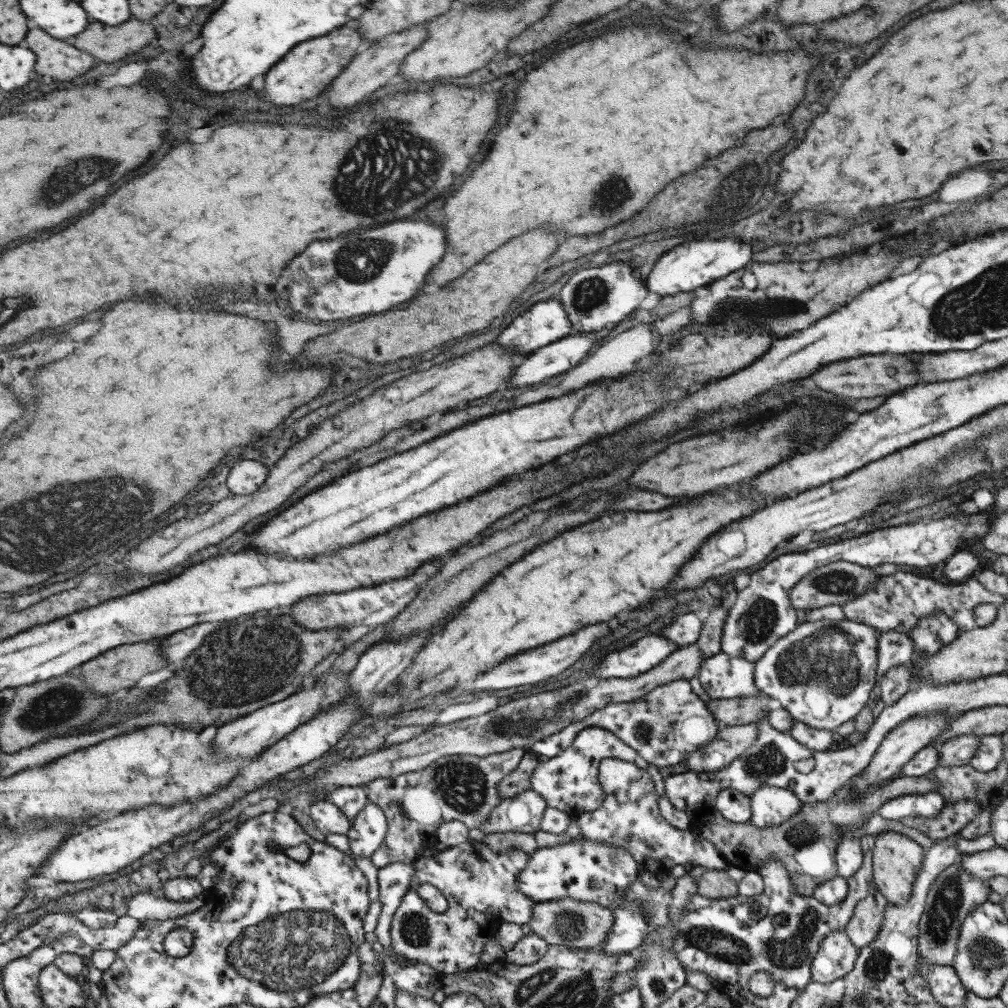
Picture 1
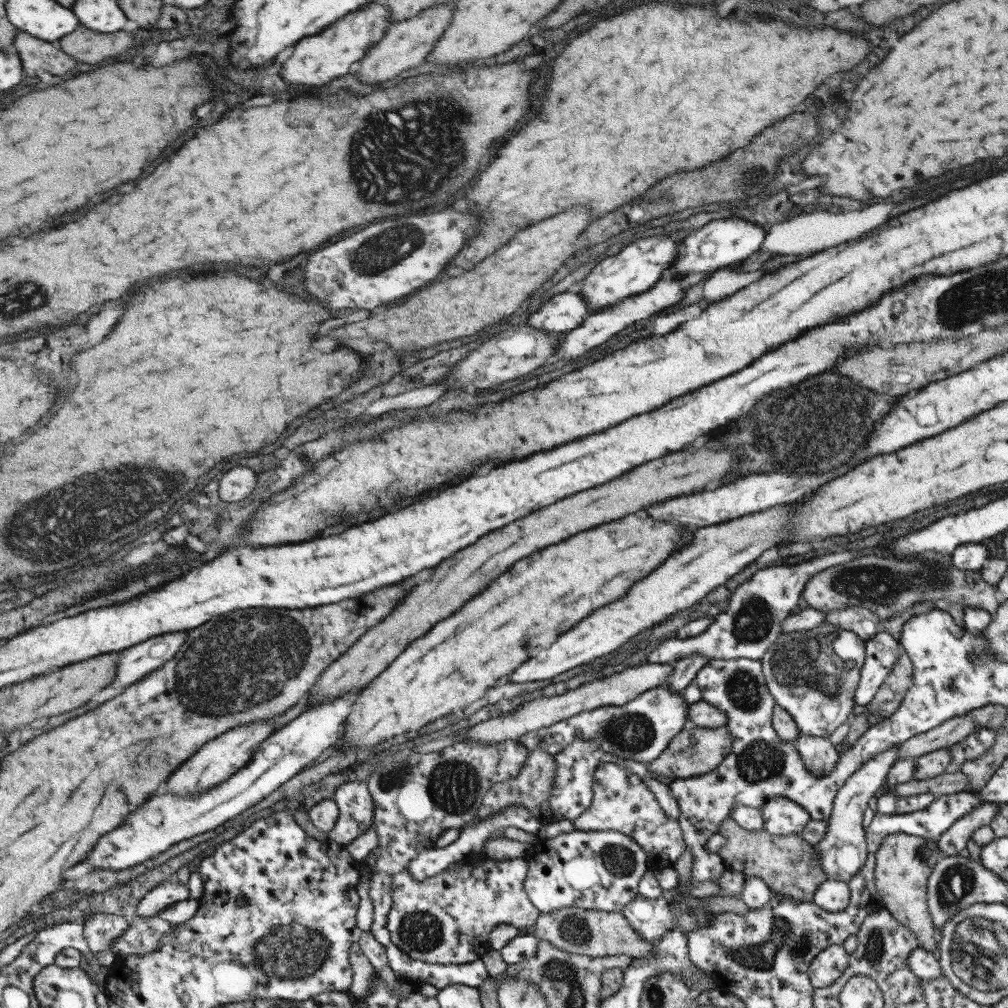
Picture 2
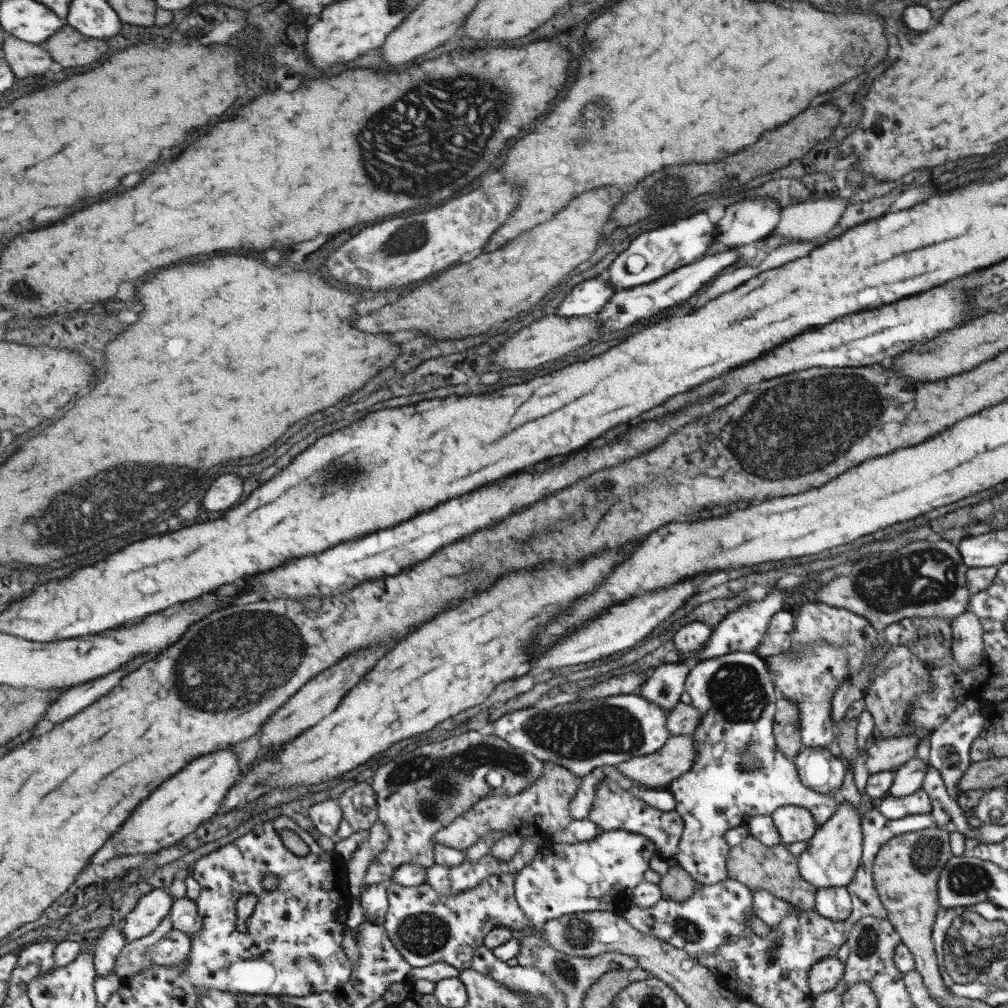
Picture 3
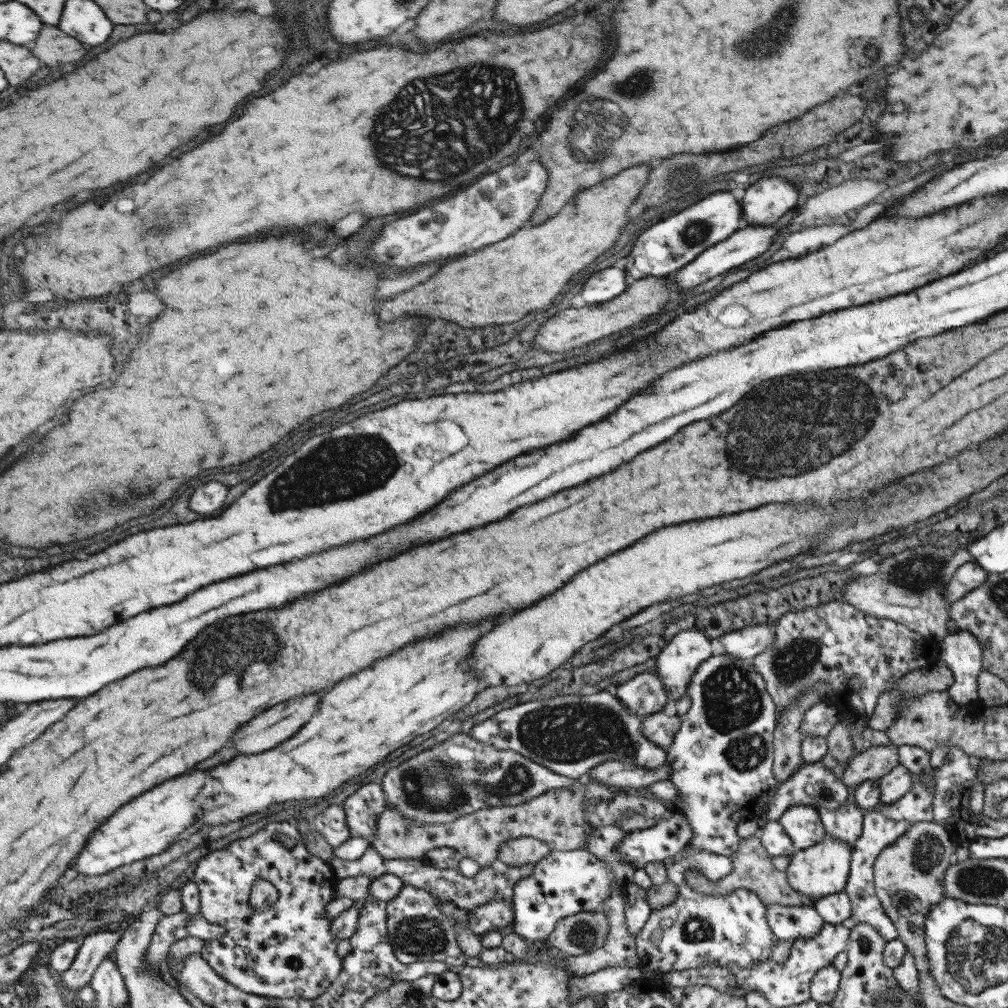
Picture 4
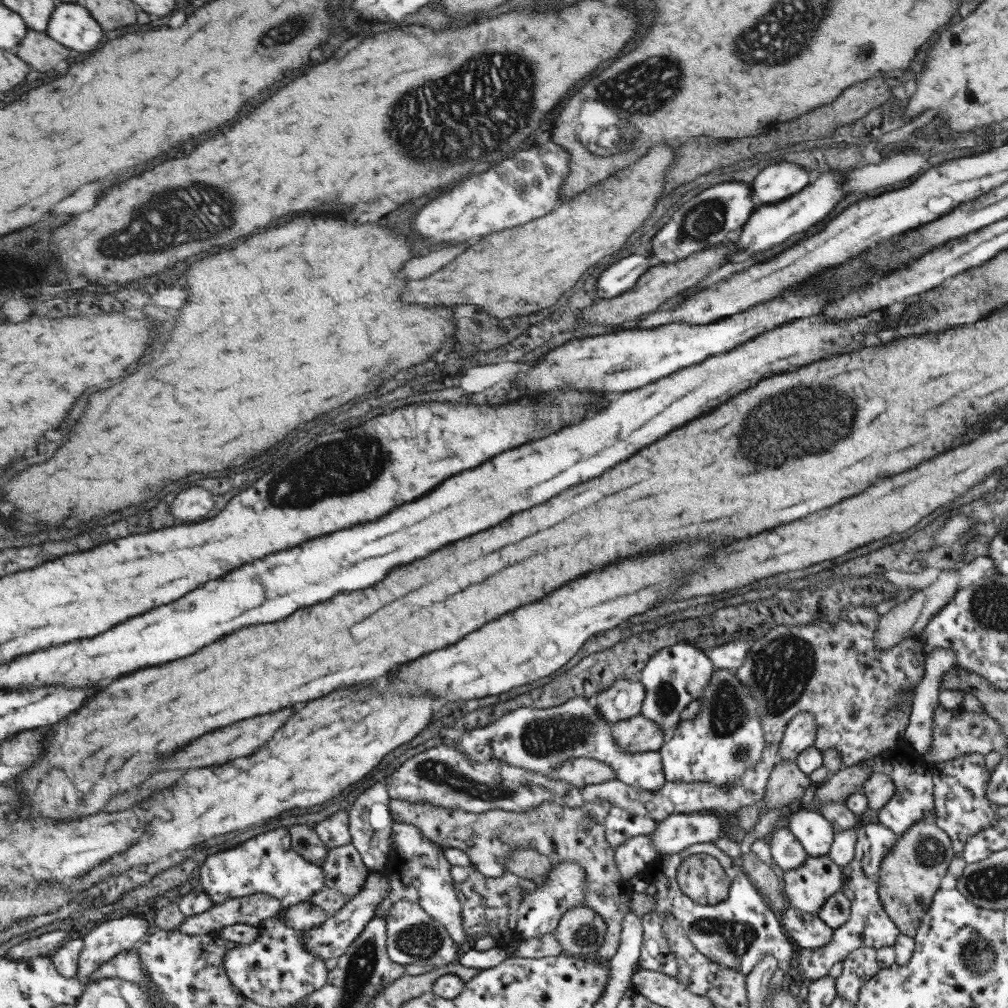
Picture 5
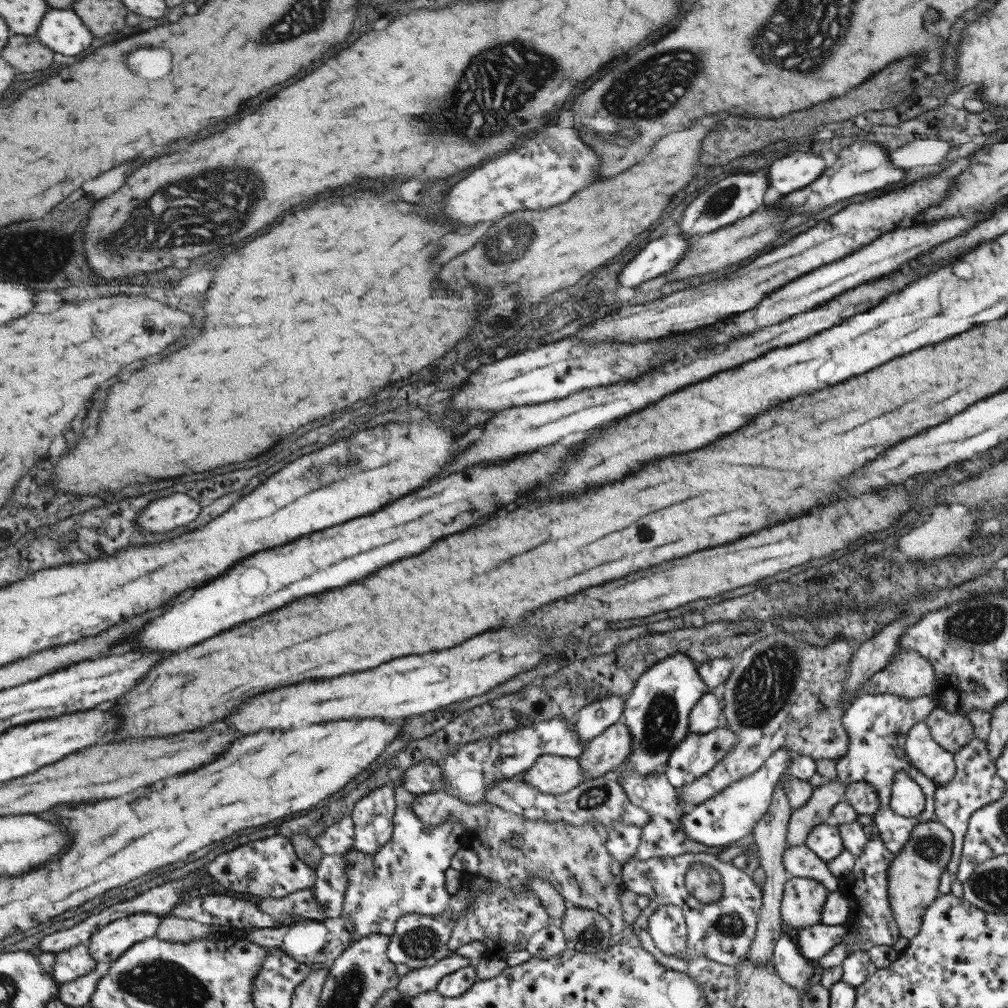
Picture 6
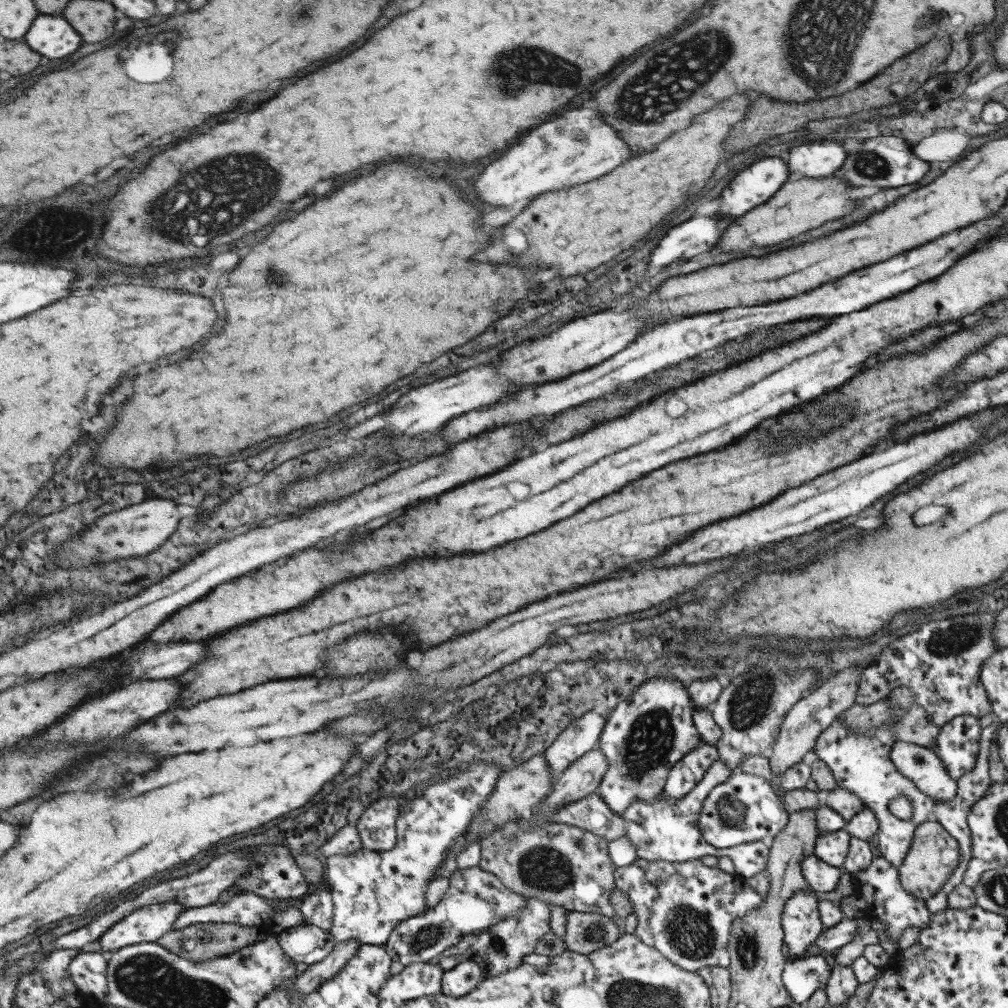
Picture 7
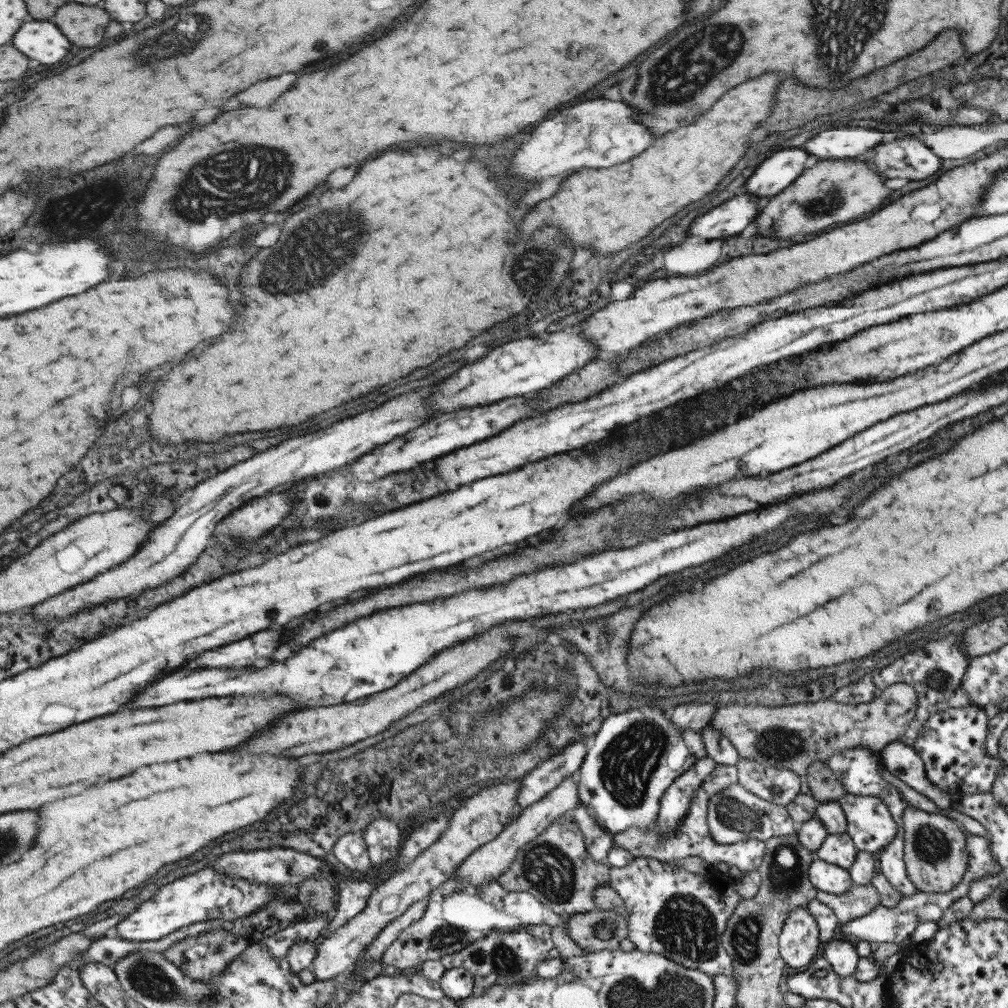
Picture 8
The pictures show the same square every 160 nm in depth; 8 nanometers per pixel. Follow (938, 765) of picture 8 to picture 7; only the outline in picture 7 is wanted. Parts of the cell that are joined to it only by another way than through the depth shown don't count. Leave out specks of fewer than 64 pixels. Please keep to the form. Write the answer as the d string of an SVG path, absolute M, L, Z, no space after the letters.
M955 716L940 727L939 734L934 737L934 744L928 746L955 781L974 767L982 730L977 720L973 716Z

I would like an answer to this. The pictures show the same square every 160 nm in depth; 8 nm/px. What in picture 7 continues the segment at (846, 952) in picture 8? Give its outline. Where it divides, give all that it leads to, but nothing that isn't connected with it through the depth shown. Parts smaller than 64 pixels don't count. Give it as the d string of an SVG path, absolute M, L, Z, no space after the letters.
M834 963L830 968L830 975L824 986L826 1001L829 1006L840 1007L845 1003L853 991L857 988L858 982L854 977L852 968L839 963Z

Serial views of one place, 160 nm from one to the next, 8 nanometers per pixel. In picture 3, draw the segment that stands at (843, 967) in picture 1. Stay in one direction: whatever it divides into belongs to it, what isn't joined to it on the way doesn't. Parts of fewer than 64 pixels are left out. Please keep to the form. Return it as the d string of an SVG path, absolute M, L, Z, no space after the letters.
M836 955L818 960L808 970L806 981L813 996L831 990L841 979L843 962Z

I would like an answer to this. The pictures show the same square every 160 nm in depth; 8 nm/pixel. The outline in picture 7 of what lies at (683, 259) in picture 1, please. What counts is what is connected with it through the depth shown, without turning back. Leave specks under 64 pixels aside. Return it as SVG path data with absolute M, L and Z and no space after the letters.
M835 139L796 145L785 157L788 178L821 178L841 168L847 149Z

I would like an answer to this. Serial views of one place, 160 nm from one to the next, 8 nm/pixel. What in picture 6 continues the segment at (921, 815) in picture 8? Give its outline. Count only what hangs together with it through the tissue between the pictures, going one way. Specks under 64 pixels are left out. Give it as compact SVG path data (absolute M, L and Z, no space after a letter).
M939 821L922 822L912 828L904 847L889 863L888 898L901 937L911 939L918 933L925 909L938 897L939 879L950 860L951 840L950 830Z

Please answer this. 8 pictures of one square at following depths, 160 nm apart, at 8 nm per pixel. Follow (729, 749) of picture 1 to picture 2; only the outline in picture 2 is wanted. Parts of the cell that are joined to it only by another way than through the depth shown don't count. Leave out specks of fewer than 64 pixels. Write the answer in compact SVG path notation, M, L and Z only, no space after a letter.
M689 723L681 732L677 732L656 759L646 763L647 770L664 781L672 779L686 779L690 776L699 776L715 768L728 753L732 745L731 735L723 727L707 729L692 727Z

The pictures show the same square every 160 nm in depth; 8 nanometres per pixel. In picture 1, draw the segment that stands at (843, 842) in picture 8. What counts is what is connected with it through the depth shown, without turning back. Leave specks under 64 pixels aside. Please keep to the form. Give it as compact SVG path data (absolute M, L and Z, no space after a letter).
M762 786L749 796L749 825L769 828L783 824L802 807L802 802L789 790Z

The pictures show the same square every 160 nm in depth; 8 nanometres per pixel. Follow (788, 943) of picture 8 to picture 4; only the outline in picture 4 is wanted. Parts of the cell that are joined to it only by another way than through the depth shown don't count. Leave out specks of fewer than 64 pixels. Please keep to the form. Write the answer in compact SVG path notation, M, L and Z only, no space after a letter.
M826 834L821 842L805 849L798 849L788 860L785 875L789 886L798 894L816 901L823 896L844 890L849 874L850 846Z

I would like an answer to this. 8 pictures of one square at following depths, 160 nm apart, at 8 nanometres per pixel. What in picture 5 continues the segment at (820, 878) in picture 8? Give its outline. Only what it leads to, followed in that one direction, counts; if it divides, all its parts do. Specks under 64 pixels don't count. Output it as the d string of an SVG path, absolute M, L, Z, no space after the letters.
M782 823L776 826L767 838L772 861L781 871L793 871L805 862L808 855L801 843L788 831Z

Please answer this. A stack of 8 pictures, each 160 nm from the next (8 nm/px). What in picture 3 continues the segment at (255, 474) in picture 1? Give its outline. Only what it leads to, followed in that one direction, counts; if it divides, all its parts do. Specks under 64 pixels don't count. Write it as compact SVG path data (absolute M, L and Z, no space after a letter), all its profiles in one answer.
M227 474L227 476L221 476L207 492L205 496L205 508L207 510L227 510L231 508L233 504L237 504L237 500L243 496L243 480L233 476L233 474Z

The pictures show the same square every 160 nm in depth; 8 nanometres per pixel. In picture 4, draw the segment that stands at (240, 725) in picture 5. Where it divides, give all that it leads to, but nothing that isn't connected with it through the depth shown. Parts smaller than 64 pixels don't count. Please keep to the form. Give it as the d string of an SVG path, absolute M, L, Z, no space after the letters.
M325 692L307 696L307 698L299 698L299 700L289 700L285 704L272 706L267 712L262 712L257 718L249 720L245 726L240 726L232 736L231 744L234 748L234 755L251 755L265 752L265 750L273 750L276 746L283 744L285 740L289 740L291 736L295 736L303 724L307 724L313 718L313 712L317 710L321 698Z

